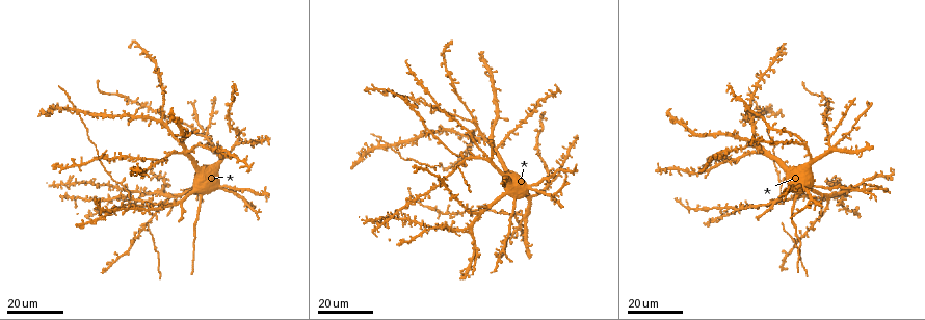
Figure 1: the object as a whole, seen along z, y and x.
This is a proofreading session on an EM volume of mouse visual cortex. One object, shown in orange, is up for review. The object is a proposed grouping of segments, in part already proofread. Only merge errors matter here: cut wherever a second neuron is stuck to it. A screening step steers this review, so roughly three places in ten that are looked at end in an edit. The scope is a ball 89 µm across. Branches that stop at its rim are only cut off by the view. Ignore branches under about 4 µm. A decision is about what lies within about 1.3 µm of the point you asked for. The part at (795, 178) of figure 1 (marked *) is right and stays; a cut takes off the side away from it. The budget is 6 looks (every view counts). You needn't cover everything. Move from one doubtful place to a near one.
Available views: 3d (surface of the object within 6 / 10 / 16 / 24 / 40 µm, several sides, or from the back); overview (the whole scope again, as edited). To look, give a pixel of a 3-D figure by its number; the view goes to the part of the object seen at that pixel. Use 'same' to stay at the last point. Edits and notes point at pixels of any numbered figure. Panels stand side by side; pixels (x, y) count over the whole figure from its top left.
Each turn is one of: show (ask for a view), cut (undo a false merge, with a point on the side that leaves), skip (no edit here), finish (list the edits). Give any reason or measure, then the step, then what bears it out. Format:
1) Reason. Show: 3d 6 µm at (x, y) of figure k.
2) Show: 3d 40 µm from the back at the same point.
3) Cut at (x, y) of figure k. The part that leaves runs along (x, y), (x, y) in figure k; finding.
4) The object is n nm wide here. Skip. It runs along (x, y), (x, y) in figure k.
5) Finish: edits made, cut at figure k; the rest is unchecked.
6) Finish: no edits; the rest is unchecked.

Four-way junction. Show: 3d 16 µm at (476, 248) of figure 1.

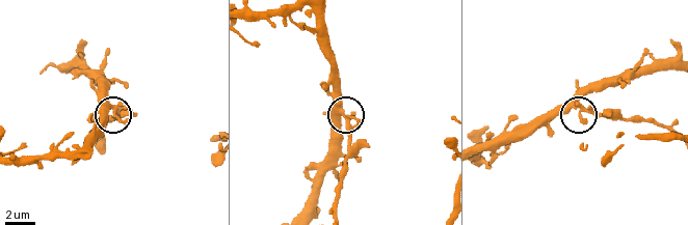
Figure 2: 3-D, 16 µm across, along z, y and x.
Show: 3d 6 µm at (341, 113) of figure 2.

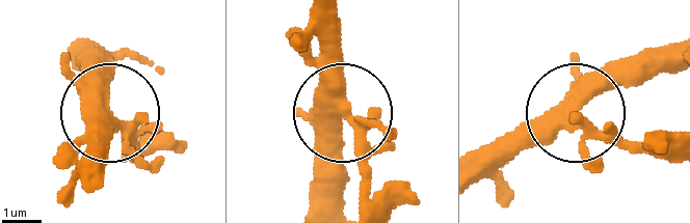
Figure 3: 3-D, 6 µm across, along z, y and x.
Skip. Continuous, no second neuron.

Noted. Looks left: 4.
Branch point. Show: 3d 24 µm at (471, 120) of figure 1.

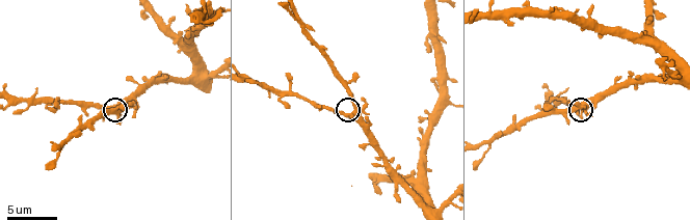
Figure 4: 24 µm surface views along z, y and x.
Zoom in. Show: 3d 6 µm at (347, 114) of figure 4.

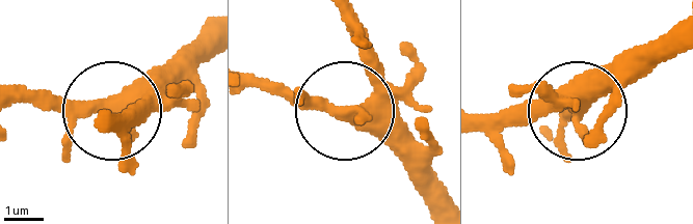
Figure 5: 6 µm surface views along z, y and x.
3 arms meet here. Skip. One neuron here.

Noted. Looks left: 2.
Show: 3d 24 µm at (74, 111) of figure 1.

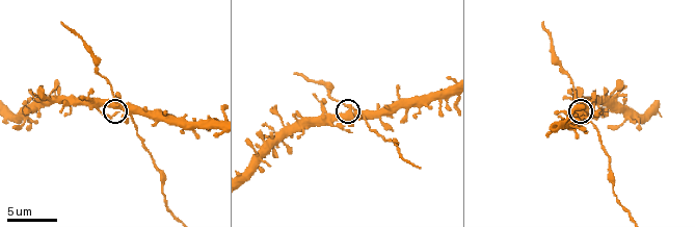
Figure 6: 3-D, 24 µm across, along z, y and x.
Zoom in. Show: 3d 6 µm at (578, 102) of figure 6.

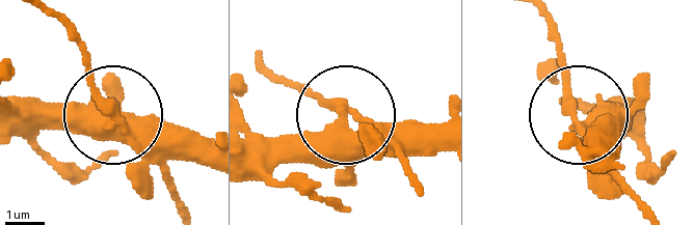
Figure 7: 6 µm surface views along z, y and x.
The side arm is 12 µm long. Skip. It runs along (210, 156), (130, 136), (74, 30) in figure 7; continuous, no second neuron.

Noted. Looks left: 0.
Finish: no edits; the rest is unchecked.

